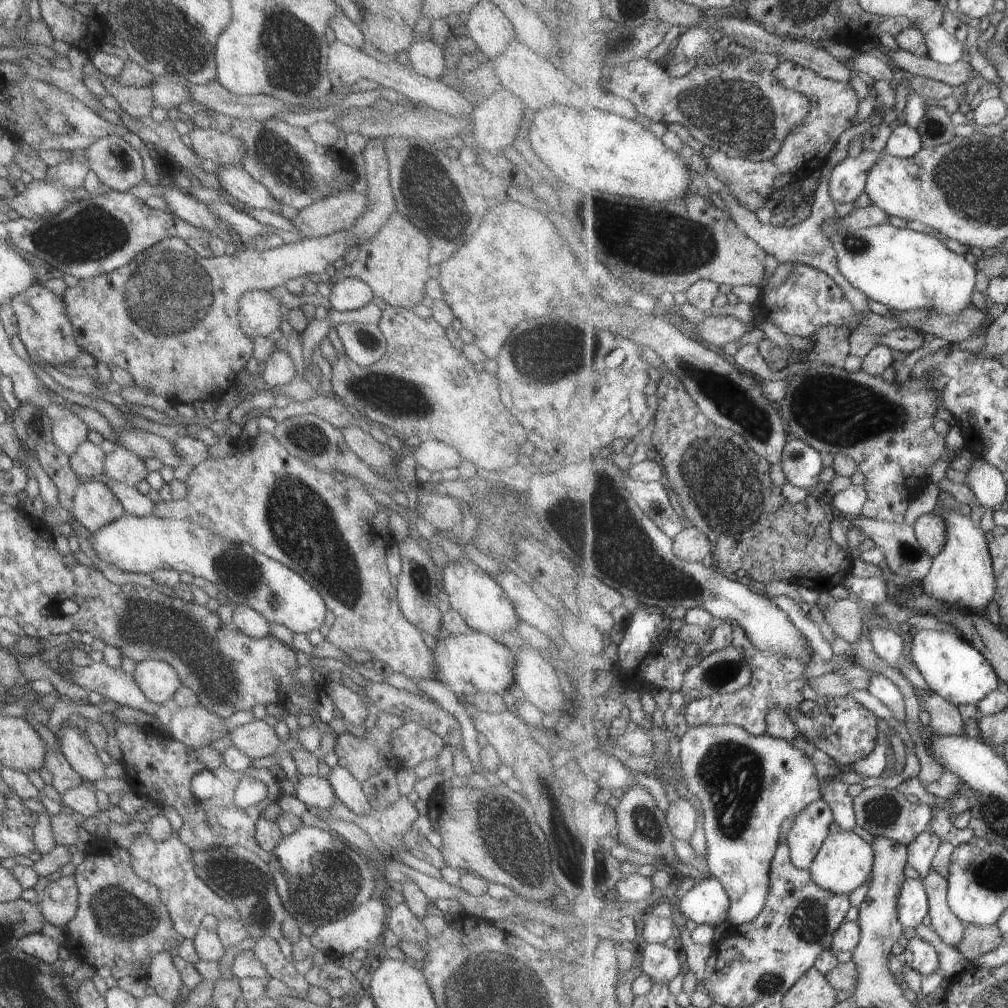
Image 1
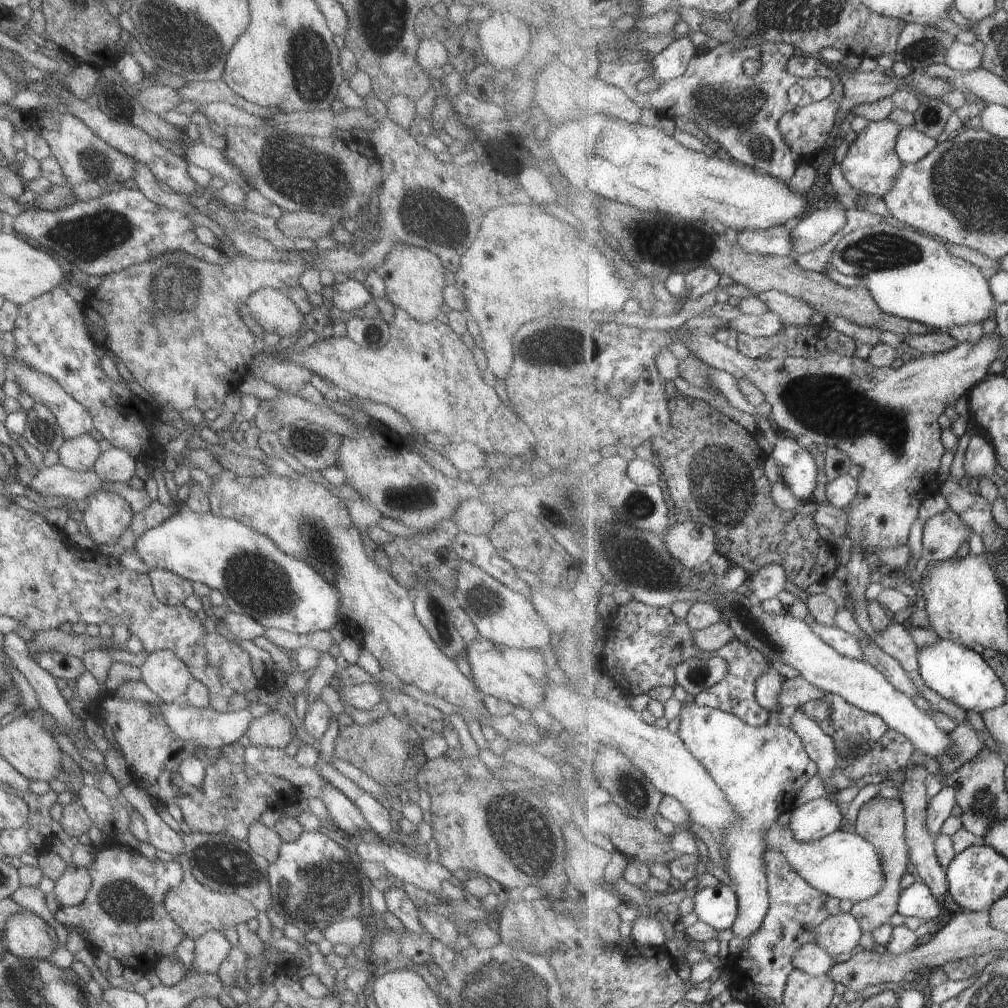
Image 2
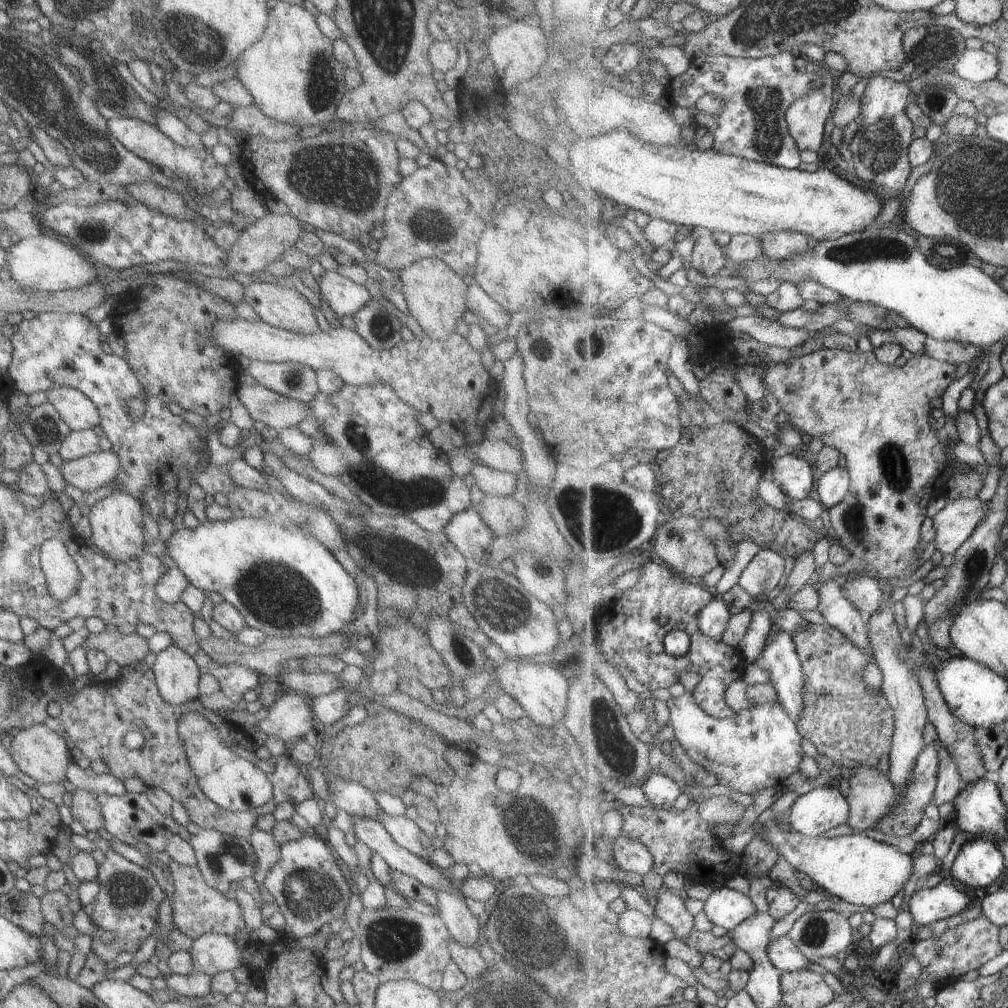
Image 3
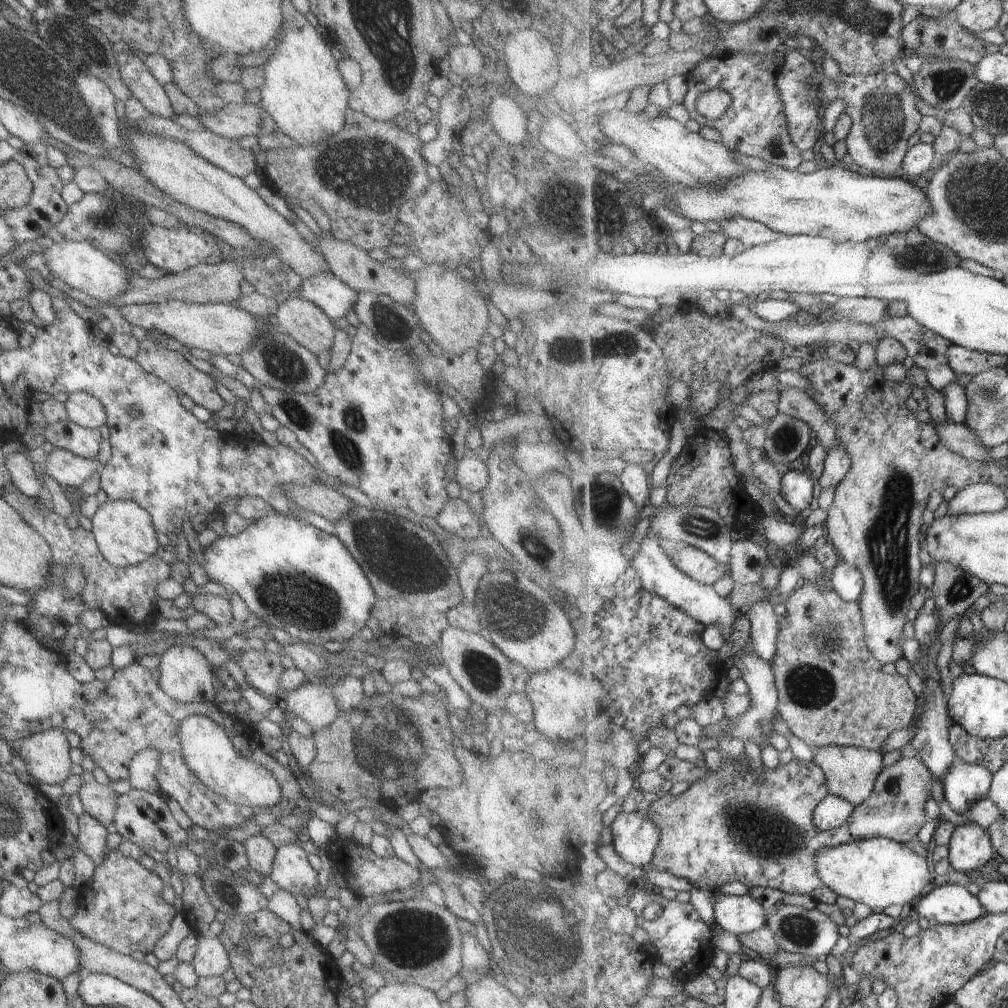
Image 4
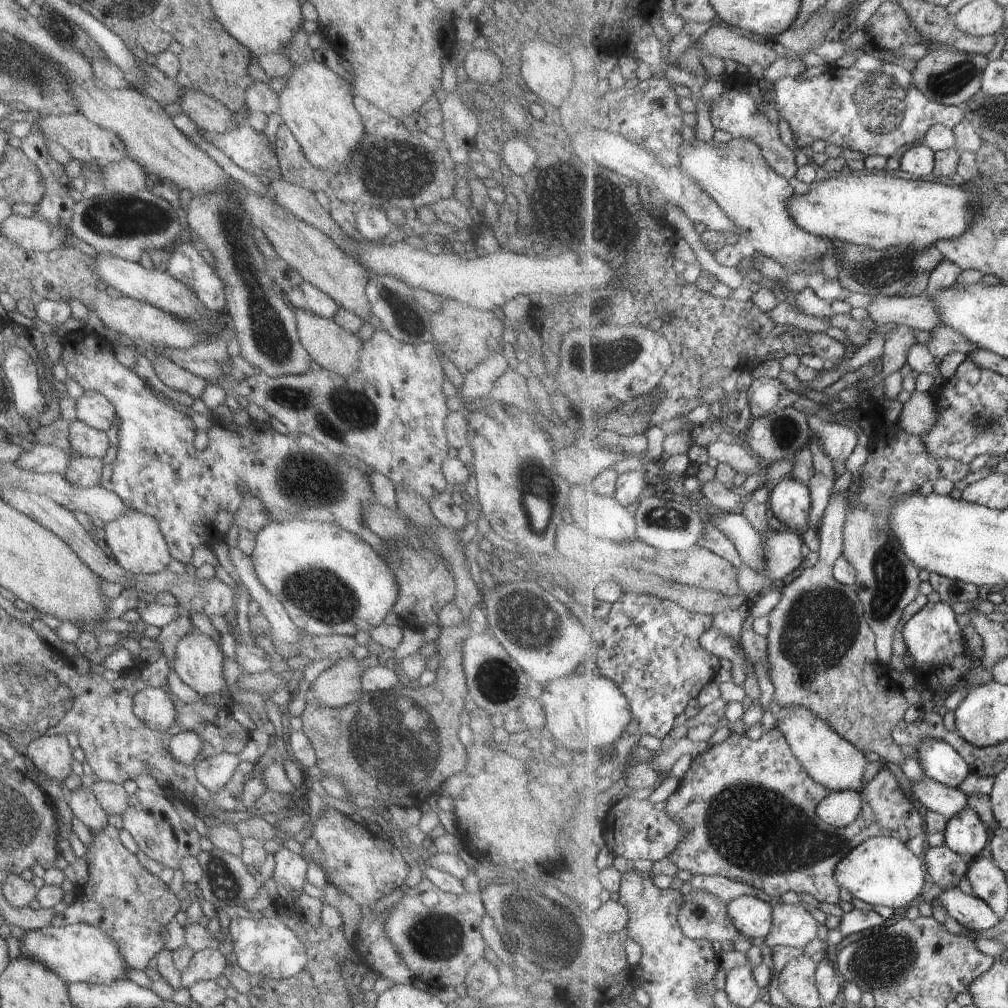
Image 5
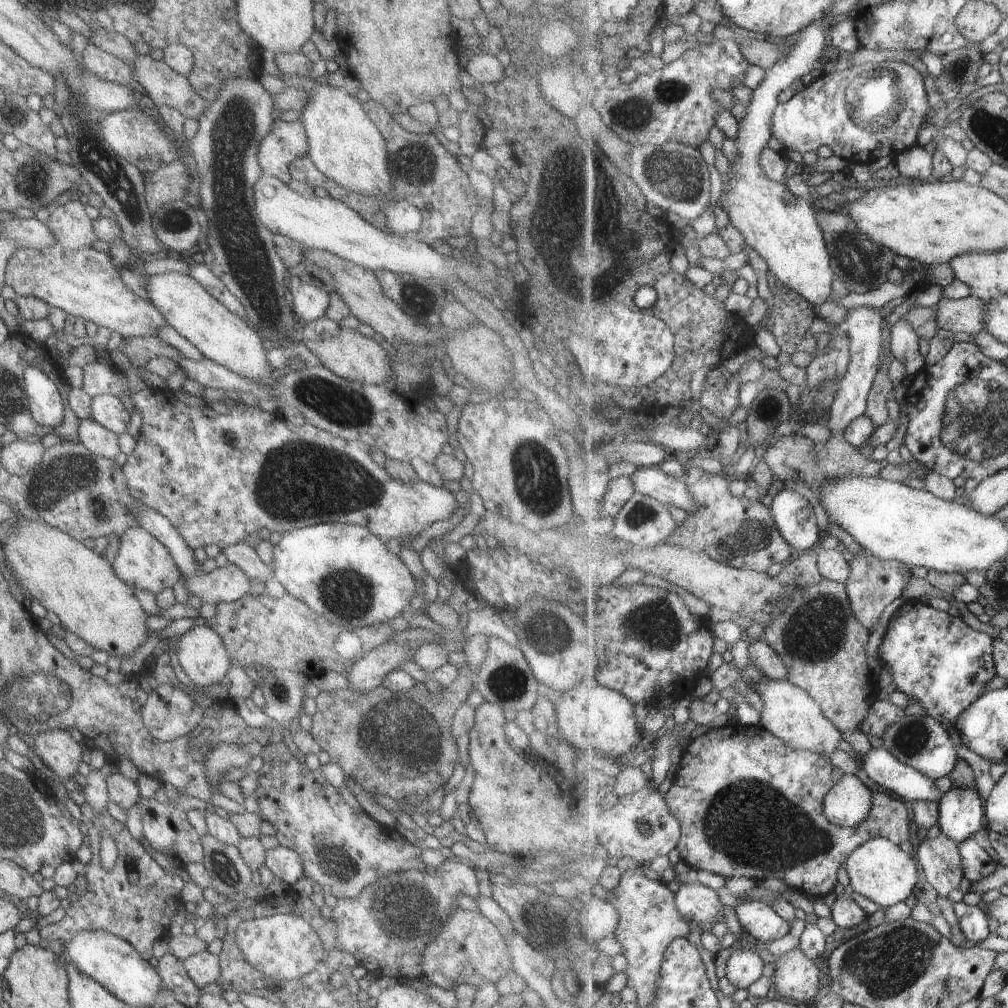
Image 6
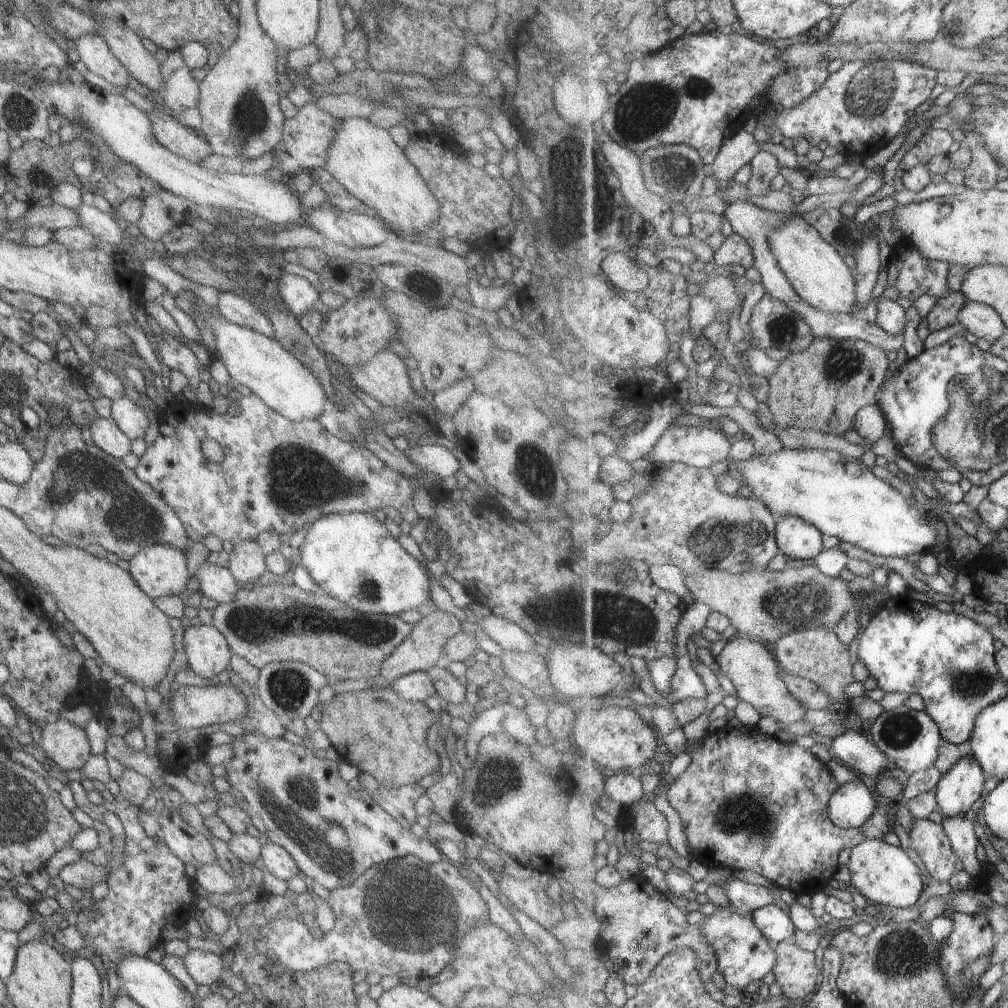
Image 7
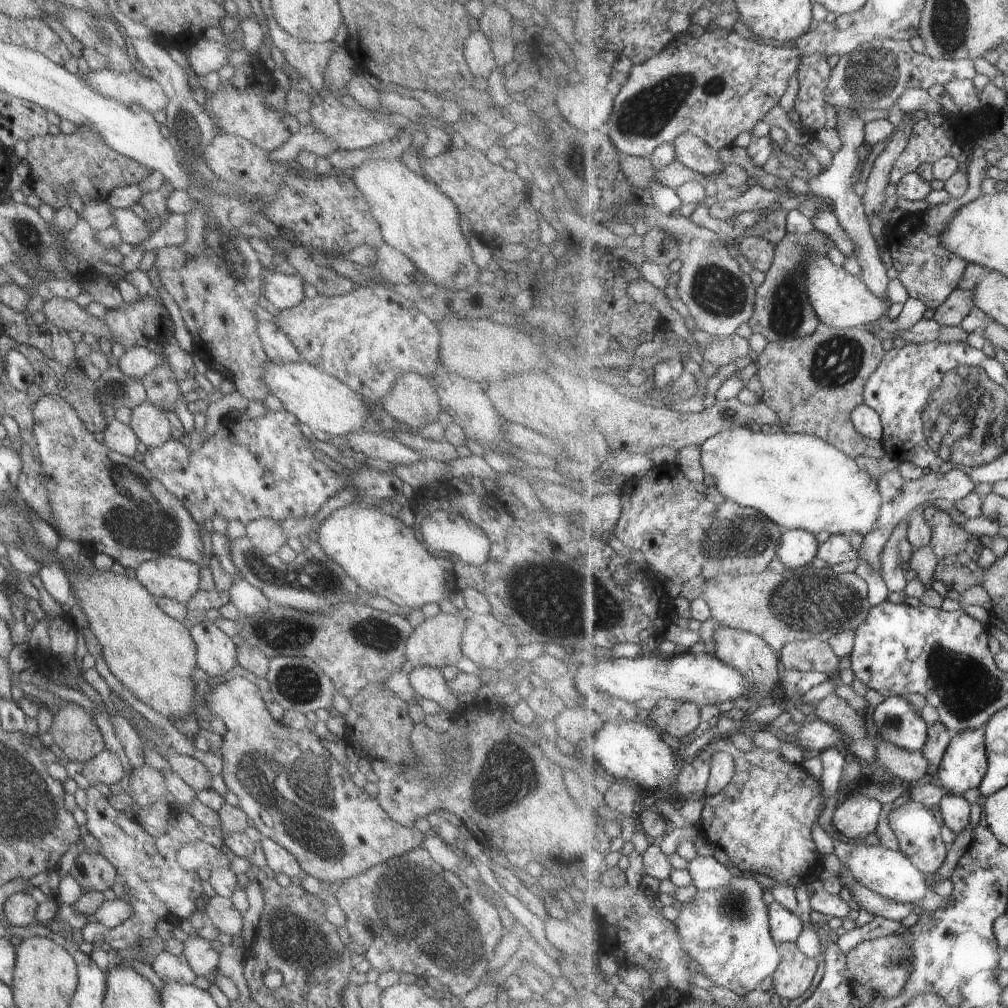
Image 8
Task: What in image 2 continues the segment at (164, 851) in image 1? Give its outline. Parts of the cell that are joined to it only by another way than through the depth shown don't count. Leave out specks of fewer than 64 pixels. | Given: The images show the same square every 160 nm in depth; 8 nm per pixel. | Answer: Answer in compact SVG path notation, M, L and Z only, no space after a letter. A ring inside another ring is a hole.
M181 853L174 858L182 868L181 880L173 885L163 897L162 903L171 920L184 932L184 936L195 940L208 930L223 931L237 925L246 923L251 918L257 916L256 908L244 898L237 896L233 892L216 892L204 887L191 872L190 862Z

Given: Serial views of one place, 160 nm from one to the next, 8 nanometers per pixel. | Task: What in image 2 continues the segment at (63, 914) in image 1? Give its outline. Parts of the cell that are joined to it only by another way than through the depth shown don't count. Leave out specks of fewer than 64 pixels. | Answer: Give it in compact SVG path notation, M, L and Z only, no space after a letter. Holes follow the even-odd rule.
M69 863L65 870L54 880L53 896L59 907L79 904L90 887L90 876L84 867Z

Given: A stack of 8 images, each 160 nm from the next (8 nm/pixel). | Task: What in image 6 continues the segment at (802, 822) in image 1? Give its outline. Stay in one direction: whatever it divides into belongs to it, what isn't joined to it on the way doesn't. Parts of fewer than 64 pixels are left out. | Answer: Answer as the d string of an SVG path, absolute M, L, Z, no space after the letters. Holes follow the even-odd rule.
M844 774L824 799L828 820L839 827L853 827L865 821L873 806L873 792L855 774Z

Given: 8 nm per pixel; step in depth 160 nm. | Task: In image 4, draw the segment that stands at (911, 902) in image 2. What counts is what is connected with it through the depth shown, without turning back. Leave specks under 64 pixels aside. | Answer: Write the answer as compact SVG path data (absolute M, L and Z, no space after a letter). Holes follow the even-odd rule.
M948 881L921 896L915 904L915 910L930 924L970 923L989 914L977 895L971 894L964 885Z

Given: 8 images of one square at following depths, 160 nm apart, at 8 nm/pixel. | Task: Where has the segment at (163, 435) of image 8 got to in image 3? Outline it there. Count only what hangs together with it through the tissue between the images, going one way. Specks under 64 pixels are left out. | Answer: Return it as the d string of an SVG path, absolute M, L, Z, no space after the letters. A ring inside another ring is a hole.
M51 387L46 390L47 402L53 405L59 418L71 431L92 429L99 422L95 405L78 390Z

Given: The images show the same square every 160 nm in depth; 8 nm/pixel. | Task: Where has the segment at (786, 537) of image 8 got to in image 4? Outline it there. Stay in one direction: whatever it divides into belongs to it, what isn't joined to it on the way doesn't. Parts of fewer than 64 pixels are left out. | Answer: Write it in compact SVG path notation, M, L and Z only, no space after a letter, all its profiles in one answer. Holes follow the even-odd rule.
M807 470L789 471L782 477L780 496L799 513L809 508L813 500L815 479Z

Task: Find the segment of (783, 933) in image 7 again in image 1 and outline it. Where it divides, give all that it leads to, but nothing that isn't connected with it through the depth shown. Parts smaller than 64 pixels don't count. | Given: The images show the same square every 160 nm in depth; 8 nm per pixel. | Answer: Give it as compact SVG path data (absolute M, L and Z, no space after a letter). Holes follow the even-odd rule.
M713 876L694 885L679 900L679 911L697 925L728 921L728 889Z

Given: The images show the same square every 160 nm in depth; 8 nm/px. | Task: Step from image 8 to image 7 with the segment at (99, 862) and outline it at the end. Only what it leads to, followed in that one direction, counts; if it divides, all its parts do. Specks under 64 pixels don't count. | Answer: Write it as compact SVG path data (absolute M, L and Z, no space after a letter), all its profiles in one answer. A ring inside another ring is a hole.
M79 858L62 867L58 877L65 884L71 884L81 890L90 890L94 884L106 882L108 874L104 865L98 867Z

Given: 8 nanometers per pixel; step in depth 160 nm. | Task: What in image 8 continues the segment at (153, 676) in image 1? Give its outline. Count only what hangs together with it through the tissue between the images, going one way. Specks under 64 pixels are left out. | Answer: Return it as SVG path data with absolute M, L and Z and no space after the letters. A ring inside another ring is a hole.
M211 620L195 623L188 630L195 647L196 666L207 676L223 676L236 665L236 642Z

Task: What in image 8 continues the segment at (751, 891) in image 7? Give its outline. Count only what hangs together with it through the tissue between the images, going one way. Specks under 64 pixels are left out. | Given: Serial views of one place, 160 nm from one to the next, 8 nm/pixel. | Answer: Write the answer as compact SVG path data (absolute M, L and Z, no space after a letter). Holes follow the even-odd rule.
M697 855L687 861L687 870L697 890L728 889L732 887L735 871L731 870L717 858Z

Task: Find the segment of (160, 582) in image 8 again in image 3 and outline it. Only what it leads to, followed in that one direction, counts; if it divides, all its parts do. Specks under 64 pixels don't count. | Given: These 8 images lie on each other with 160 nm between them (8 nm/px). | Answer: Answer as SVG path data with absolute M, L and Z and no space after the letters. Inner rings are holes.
M115 491L105 496L99 502L93 504L90 507L89 513L86 516L90 524L90 533L88 540L91 544L94 544L101 550L101 552L107 554L107 559L111 559L113 562L124 563L130 561L136 556L137 550L143 548L143 523L141 521L141 506L140 502L133 498L131 495L122 493L121 491Z

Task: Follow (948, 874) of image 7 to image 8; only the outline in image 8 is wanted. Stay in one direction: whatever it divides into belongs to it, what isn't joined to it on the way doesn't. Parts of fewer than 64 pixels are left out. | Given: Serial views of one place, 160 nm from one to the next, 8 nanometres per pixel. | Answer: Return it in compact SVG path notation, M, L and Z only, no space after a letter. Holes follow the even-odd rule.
M910 799L891 810L889 827L898 839L899 851L905 853L927 876L935 874L943 866L943 862L947 858L949 844L941 838L941 824L937 822L931 807Z

